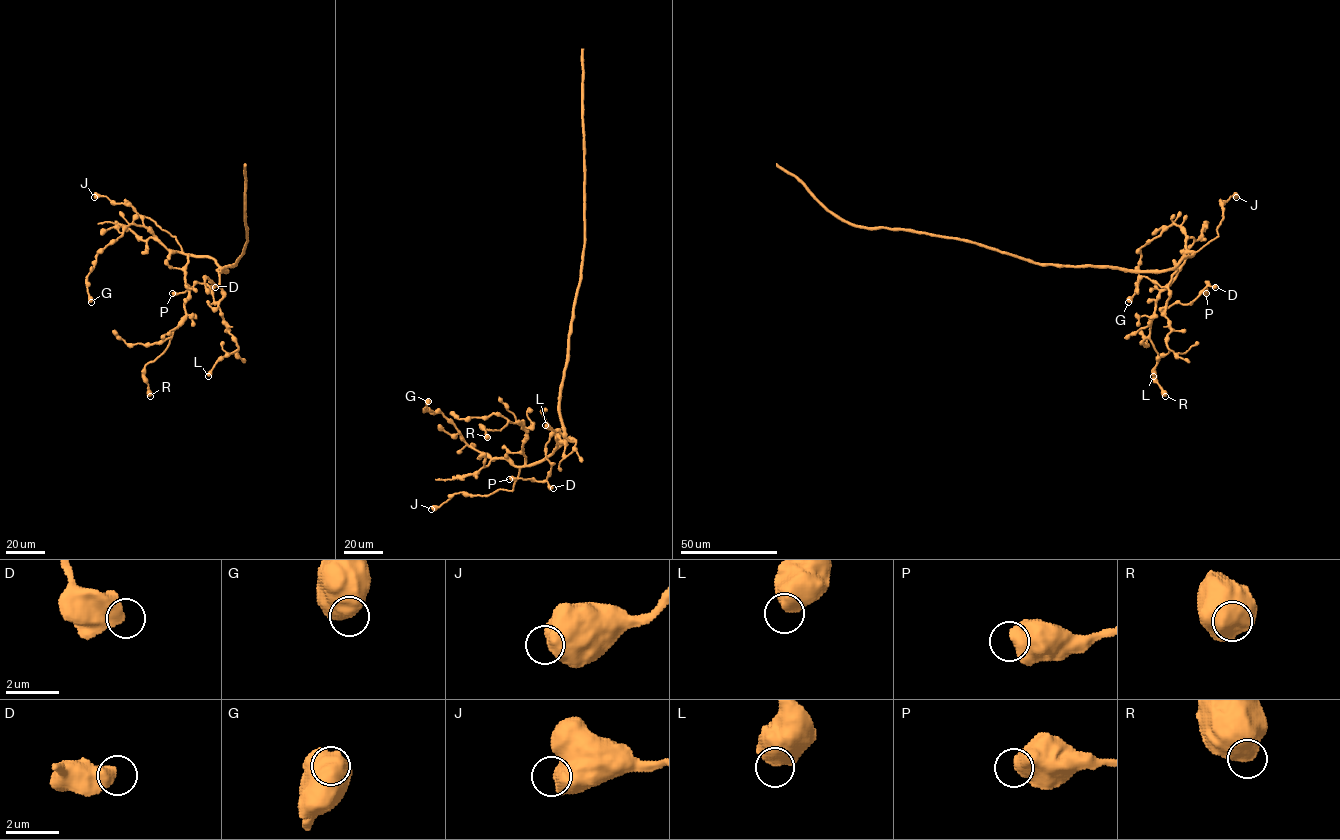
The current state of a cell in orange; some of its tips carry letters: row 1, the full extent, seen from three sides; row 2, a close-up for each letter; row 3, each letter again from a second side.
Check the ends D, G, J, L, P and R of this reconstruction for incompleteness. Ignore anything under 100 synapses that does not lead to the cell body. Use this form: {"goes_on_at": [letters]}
{"goes_on_at": []}

